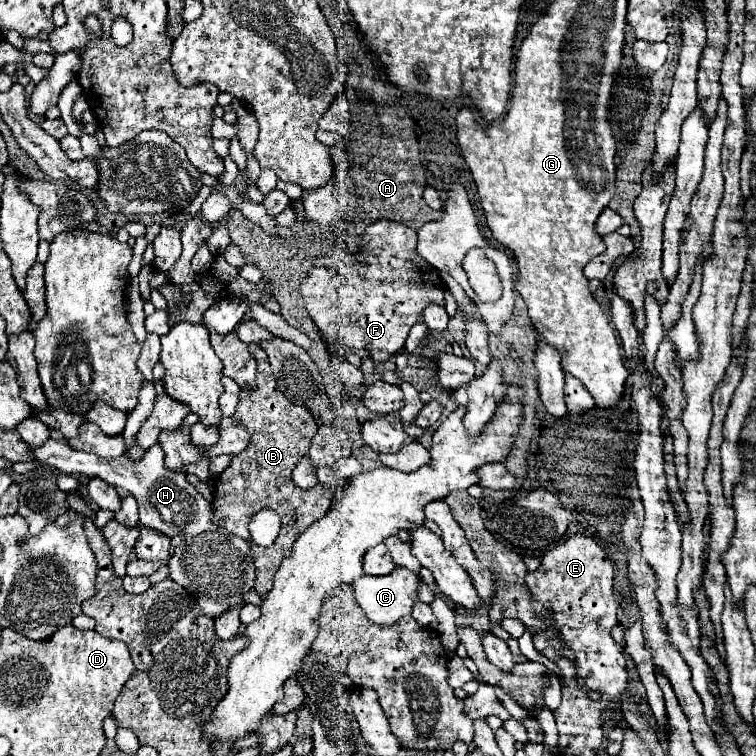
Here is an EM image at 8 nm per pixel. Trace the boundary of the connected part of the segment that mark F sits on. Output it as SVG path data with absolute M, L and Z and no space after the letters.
M387 219L373 221L363 229L357 245L359 249L355 253L355 261L359 265L367 265L367 275L339 275L339 271L335 275L335 269L315 267L307 273L301 285L301 297L305 301L311 319L319 329L341 329L341 343L345 345L345 349L361 357L369 355L377 365L403 349L409 329L415 323L423 321L421 313L425 311L427 305L435 303L445 307L445 283L441 291L441 277L437 269L431 269L431 266L415 253L417 233L403 223L395 223Z

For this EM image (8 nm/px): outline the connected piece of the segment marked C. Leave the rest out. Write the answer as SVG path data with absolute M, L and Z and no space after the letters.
M397 567L393 573L383 575L383 577L369 577L363 575L361 579L357 579L353 583L353 591L355 591L355 599L359 603L359 607L365 611L365 615L377 623L377 625L393 625L397 623L401 617L411 615L413 605L419 601L417 591L419 591L419 577L417 573Z

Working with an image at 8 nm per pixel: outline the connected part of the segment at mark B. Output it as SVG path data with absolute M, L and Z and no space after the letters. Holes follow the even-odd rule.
M249 345L249 349L257 357L257 389L241 397L233 417L237 423L243 423L249 429L251 445L231 461L231 465L221 473L221 477L217 477L211 521L213 525L223 527L249 543L251 557L255 563L255 591L261 597L267 597L267 593L271 591L273 575L277 573L281 561L291 555L295 539L313 521L321 519L323 513L327 513L327 509L331 509L337 491L345 481L337 479L333 485L315 485L307 491L299 489L293 483L291 471L307 455L307 449L311 447L311 439L317 433L319 425L305 407L293 405L279 391L279 385L269 369L267 353L257 345ZM261 509L273 509L281 517L281 533L271 547L255 545L247 531L249 519Z

